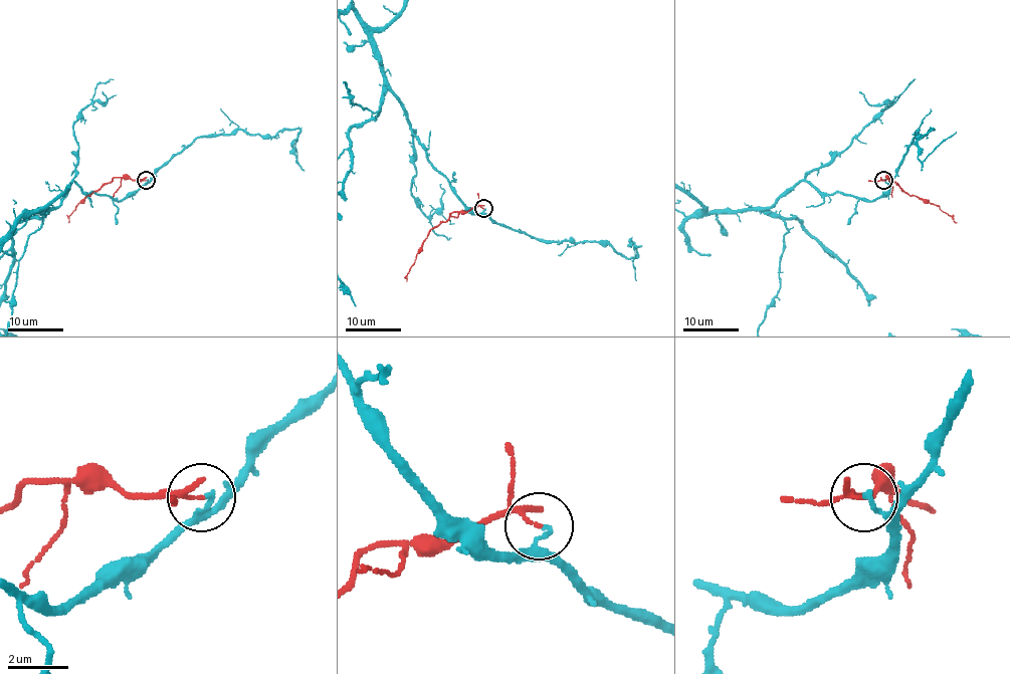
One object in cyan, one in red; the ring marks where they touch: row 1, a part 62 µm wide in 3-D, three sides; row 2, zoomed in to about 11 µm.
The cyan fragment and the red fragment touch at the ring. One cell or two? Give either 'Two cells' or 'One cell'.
Two cells

